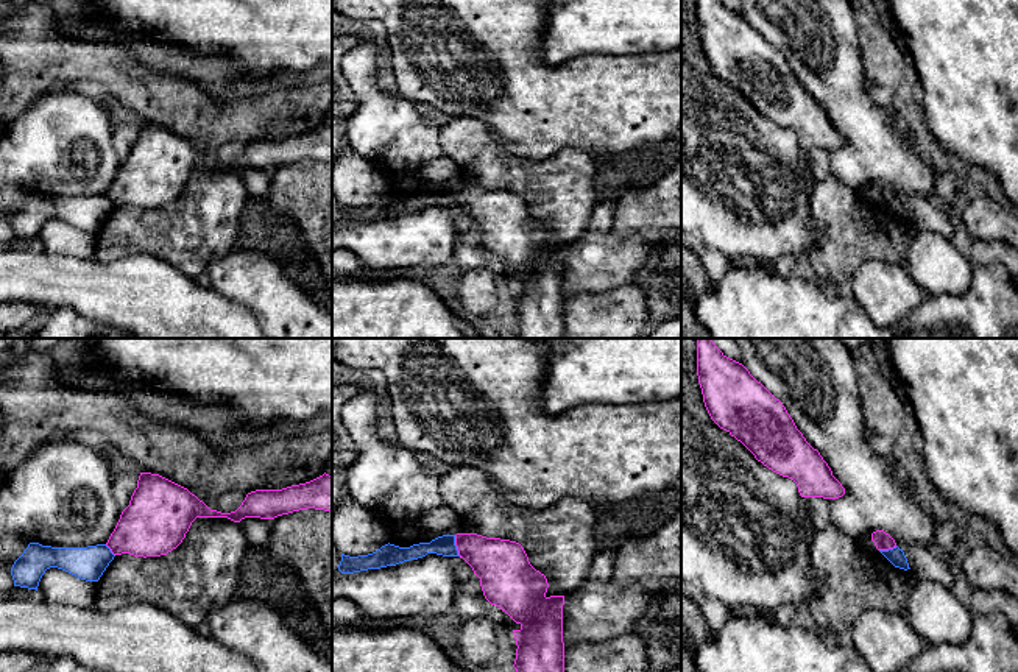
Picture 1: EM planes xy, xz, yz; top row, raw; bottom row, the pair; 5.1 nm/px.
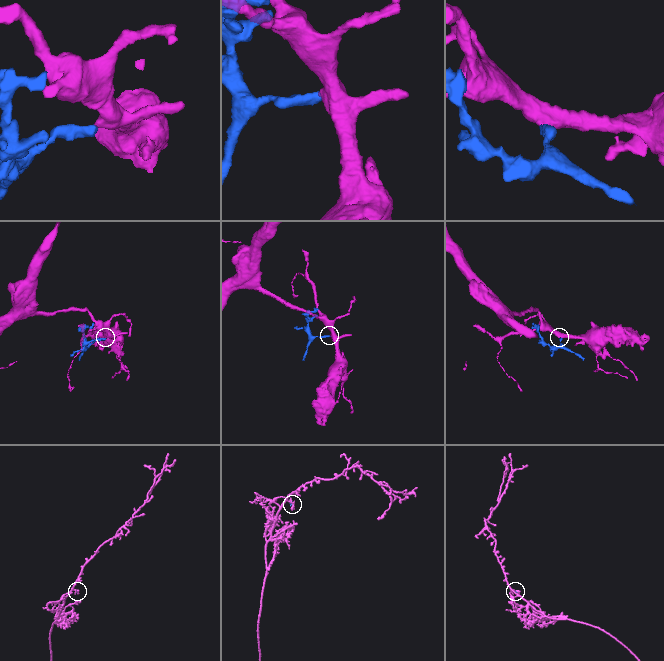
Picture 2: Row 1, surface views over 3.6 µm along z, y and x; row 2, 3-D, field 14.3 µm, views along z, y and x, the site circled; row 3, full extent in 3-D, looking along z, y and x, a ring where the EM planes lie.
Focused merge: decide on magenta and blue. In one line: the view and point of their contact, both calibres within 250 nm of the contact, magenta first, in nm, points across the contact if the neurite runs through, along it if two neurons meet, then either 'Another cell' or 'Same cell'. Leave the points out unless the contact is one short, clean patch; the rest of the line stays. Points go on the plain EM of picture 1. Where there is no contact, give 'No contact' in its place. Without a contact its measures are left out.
Touches magenta at xz (455, 195). Thickness 260 nm (magenta) against 100 nm. Another cell

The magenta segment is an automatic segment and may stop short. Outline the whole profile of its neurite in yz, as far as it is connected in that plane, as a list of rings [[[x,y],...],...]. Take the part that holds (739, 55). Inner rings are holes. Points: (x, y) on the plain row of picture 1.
[[[697,0],[697,27],[711,70],[764,117],[792,129],[801,148],[839,150],[845,145],[781,51],[742,14],[720,0]]]

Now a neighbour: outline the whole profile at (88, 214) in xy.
[[[30,193],[14,212],[11,226],[14,237],[36,240],[47,220],[58,218],[76,229],[98,232],[114,204],[106,195],[87,198],[51,198]]]

